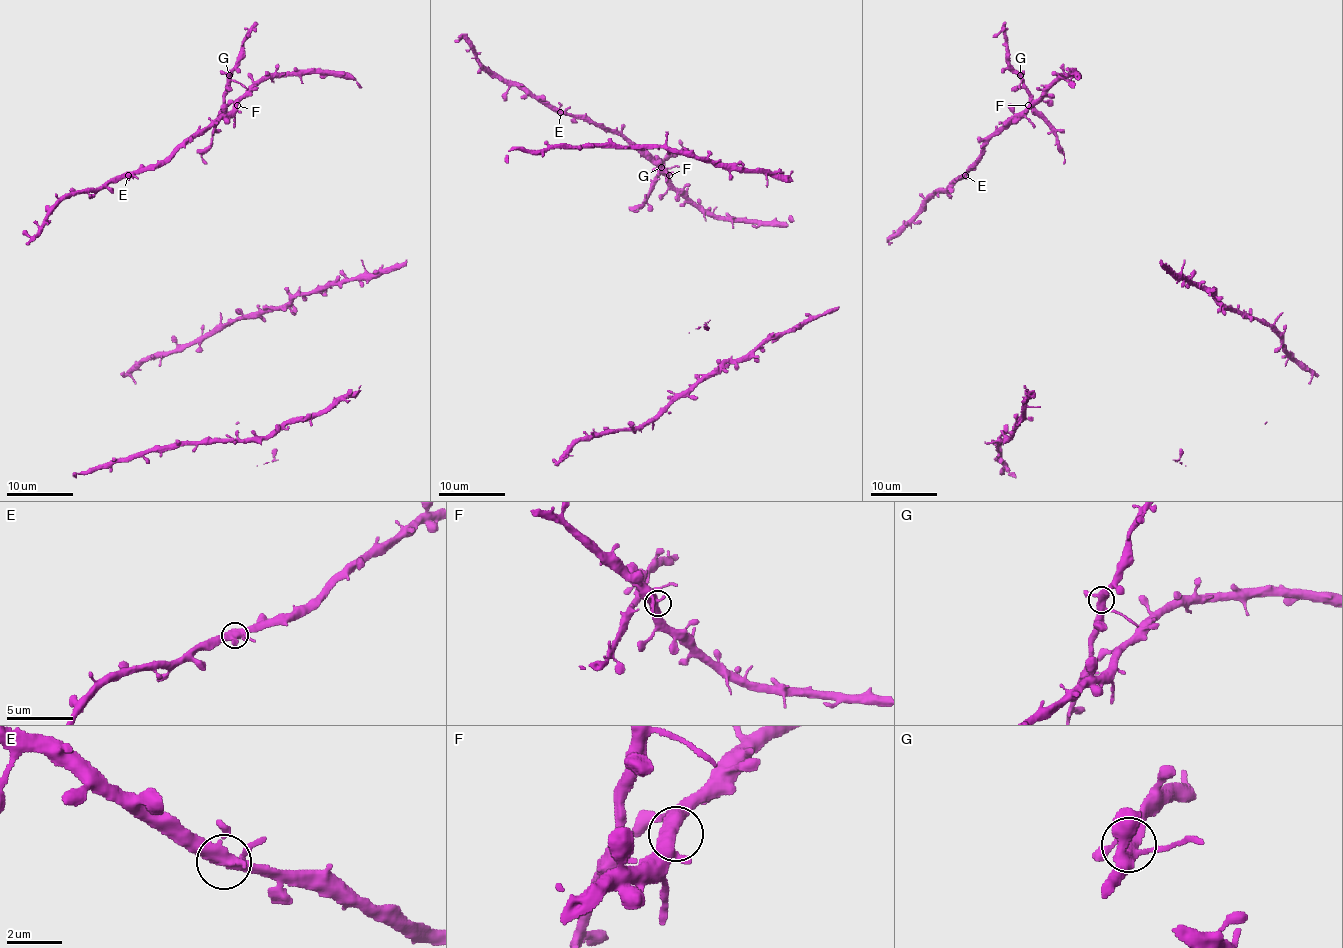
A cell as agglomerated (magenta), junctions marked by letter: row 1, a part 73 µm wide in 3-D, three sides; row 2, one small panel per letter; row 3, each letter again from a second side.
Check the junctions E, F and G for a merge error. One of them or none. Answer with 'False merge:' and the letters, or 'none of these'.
False merge: none of these

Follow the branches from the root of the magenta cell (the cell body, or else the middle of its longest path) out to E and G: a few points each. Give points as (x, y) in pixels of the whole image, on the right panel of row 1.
E: (1028, 107), (987, 142), (985, 150), (965, 175)
G: (1028, 107), (1032, 112), (1030, 92), (1020, 75)

